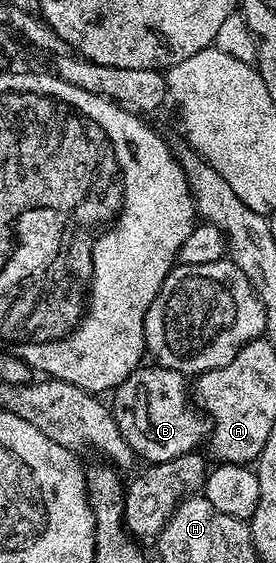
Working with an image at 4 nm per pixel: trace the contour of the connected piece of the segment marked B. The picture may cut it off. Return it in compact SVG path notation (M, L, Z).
M138 367L129 373L112 390L111 412L115 419L115 427L123 435L123 439L131 447L134 458L145 460L149 465L167 463L176 457L190 454L207 433L206 422L202 416L187 406L185 398L186 381L176 369Z

